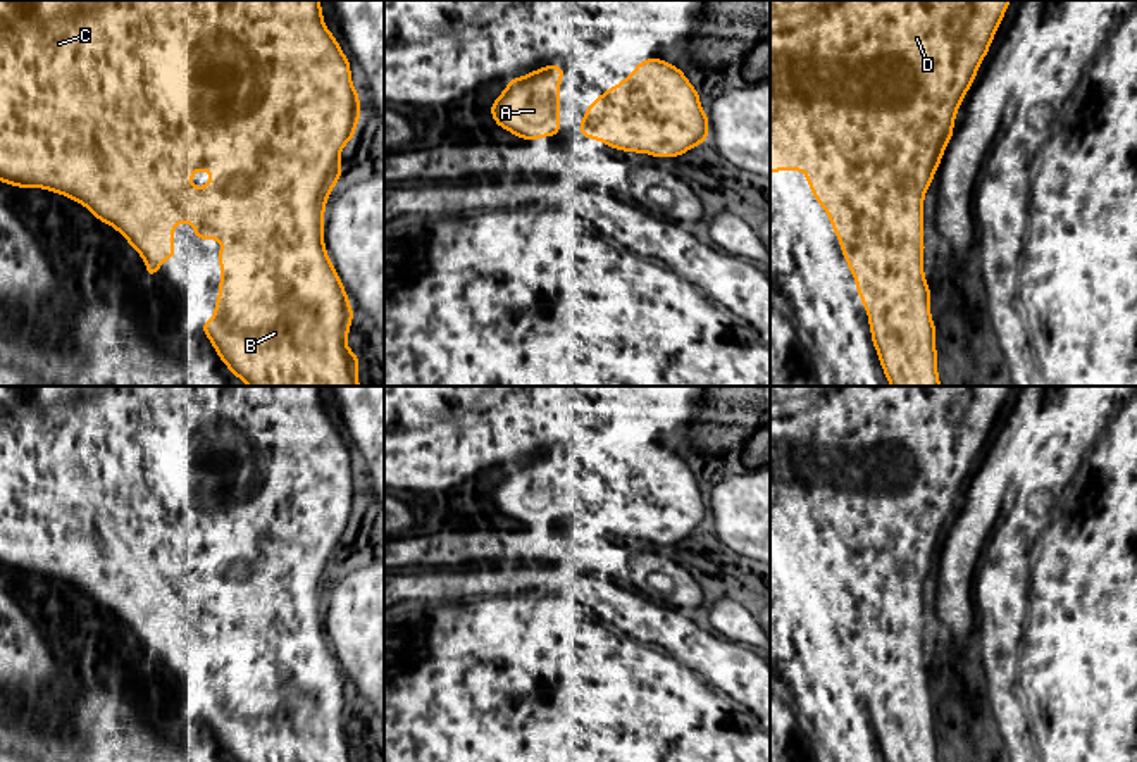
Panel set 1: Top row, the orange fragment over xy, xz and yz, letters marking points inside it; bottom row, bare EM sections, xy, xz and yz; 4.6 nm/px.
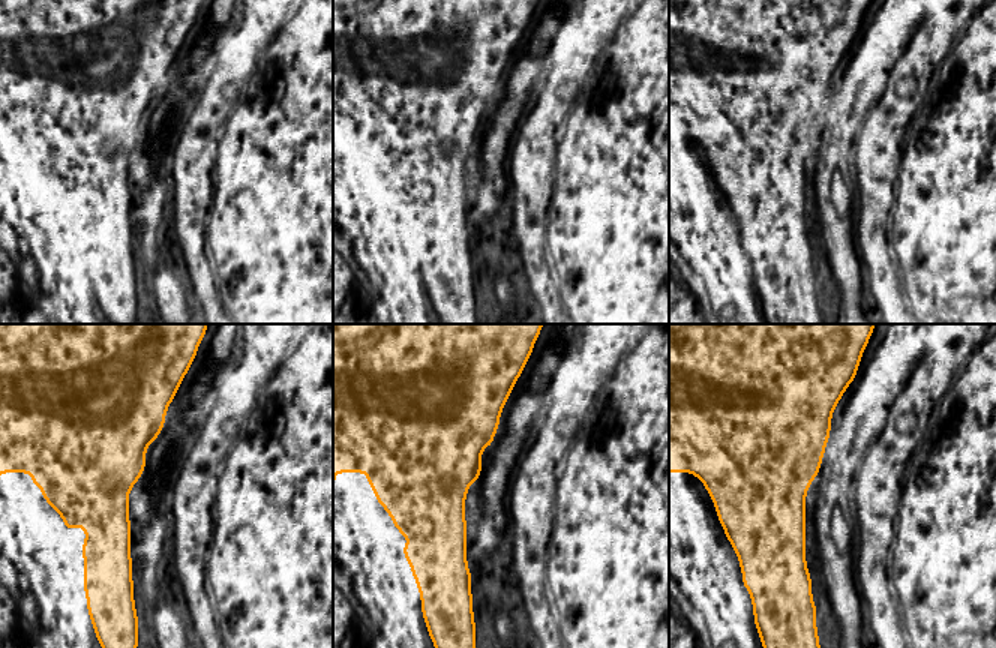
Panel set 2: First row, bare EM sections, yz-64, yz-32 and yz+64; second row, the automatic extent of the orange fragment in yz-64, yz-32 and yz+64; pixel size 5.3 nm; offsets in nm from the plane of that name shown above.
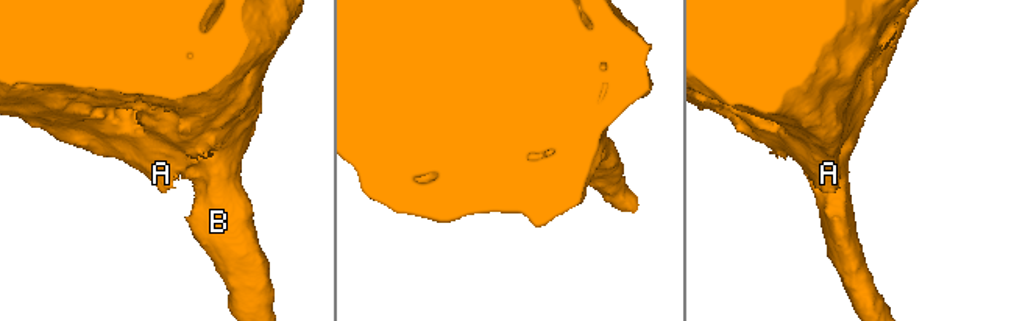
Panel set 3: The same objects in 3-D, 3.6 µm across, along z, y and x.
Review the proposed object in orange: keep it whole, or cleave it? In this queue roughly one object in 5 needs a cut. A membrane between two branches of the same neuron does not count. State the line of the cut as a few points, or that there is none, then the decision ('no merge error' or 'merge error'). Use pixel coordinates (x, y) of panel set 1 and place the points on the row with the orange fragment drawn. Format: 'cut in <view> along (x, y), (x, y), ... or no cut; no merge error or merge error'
no cut; no merge error

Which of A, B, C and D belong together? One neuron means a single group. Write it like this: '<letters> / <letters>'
A B C D

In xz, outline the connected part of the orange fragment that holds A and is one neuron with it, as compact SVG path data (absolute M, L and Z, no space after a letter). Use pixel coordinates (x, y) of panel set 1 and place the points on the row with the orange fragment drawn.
M558 64L510 79L493 102L493 121L503 129L536 141L560 131L560 79L567 74Z

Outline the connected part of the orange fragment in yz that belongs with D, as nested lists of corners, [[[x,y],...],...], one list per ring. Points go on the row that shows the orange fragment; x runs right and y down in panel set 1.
[[[770,0],[770,174],[806,172],[854,276],[891,386],[941,386],[923,278],[923,195],[1008,5],[1010,0]]]

